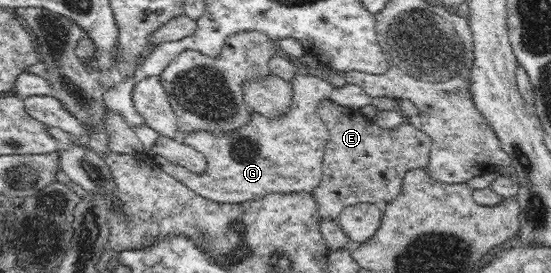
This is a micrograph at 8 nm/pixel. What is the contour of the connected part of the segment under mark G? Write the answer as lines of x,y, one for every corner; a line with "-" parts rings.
314,73
311,76
298,75
290,84
295,94
290,102
291,110
284,116
272,120
252,112
247,126
234,135
214,135
206,131
187,135
185,144
205,156
203,172
176,166
163,156
153,155
154,161
183,186
216,203
248,203
275,193
312,194
322,180
324,149
329,141
329,131
317,110
322,102
330,100
335,88

